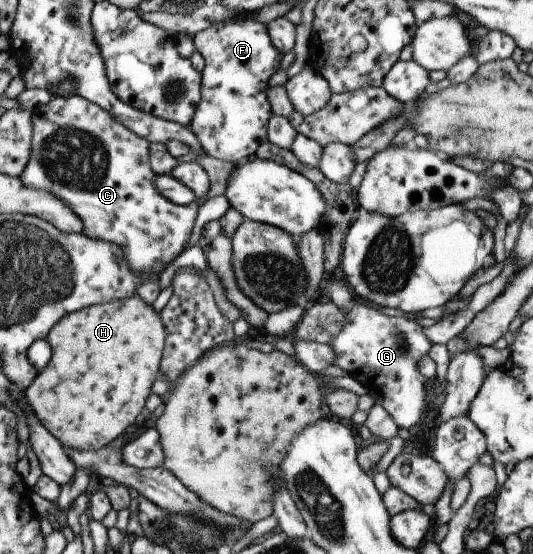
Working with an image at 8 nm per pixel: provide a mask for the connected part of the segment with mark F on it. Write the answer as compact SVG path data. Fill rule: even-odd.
M232 18L214 22L204 31L195 34L192 40L194 48L204 60L204 67L201 71L200 100L188 127L200 148L212 158L233 164L251 158L255 150L267 140L266 123L271 115L266 101L267 82L278 70L282 54L272 46L265 24L252 19Z

